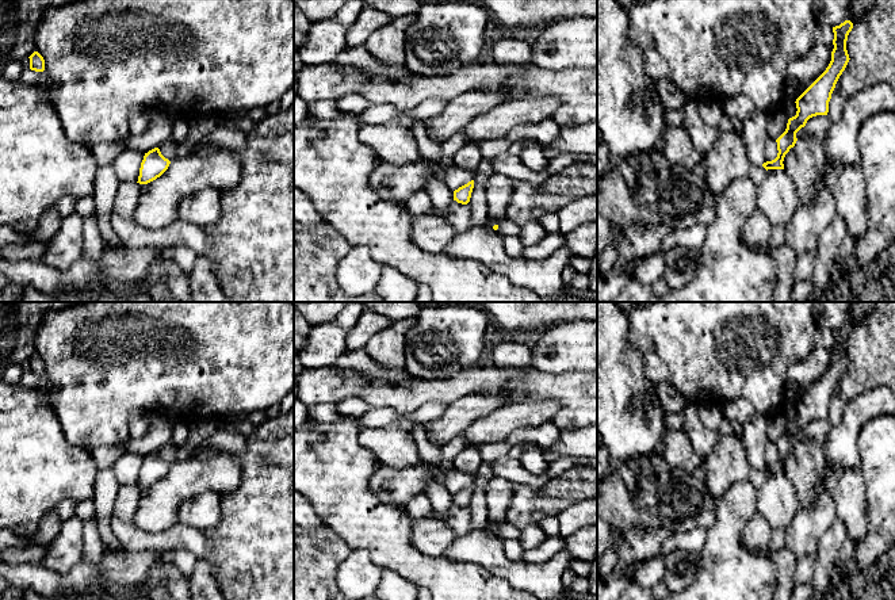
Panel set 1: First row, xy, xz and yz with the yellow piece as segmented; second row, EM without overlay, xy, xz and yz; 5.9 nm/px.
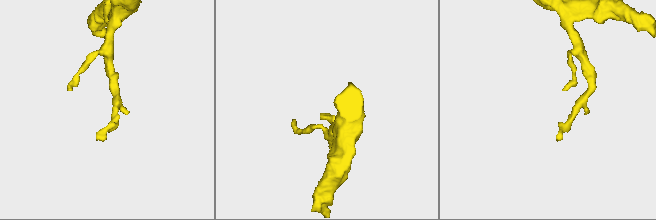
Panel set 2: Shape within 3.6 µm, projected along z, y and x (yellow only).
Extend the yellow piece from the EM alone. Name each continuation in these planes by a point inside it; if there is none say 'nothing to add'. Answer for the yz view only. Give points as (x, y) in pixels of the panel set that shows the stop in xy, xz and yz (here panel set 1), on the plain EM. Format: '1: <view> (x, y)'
nothing to add

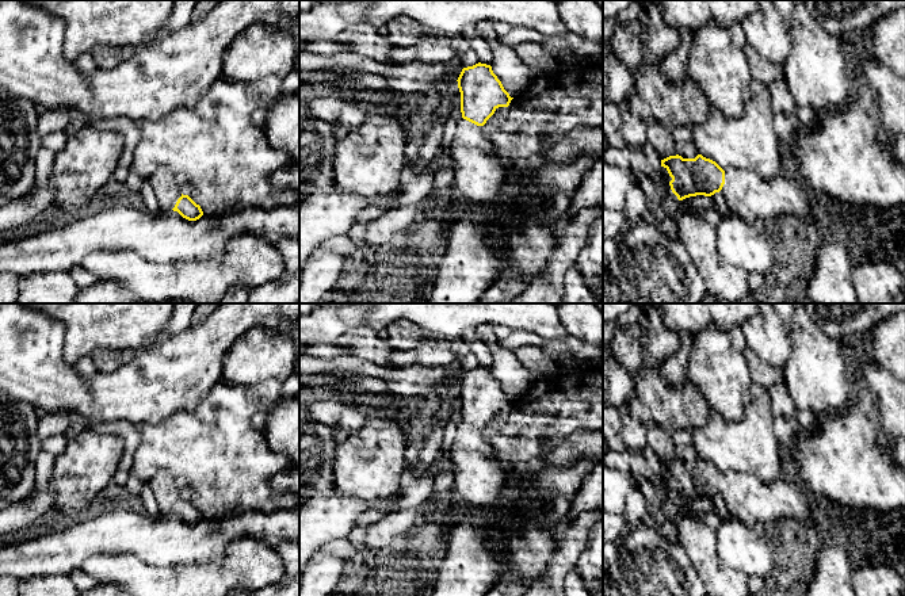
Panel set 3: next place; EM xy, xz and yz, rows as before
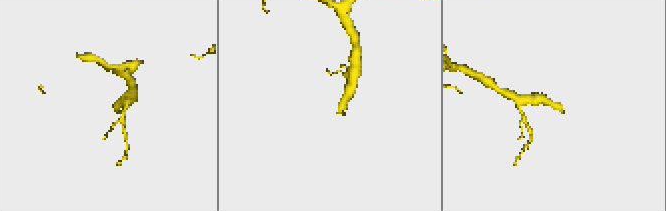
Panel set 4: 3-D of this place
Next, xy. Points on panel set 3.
1: xy (163, 485)

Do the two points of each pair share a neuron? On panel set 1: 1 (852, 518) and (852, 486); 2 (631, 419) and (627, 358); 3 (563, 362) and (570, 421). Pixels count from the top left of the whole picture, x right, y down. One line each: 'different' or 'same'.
1: same
2: same
3: different

